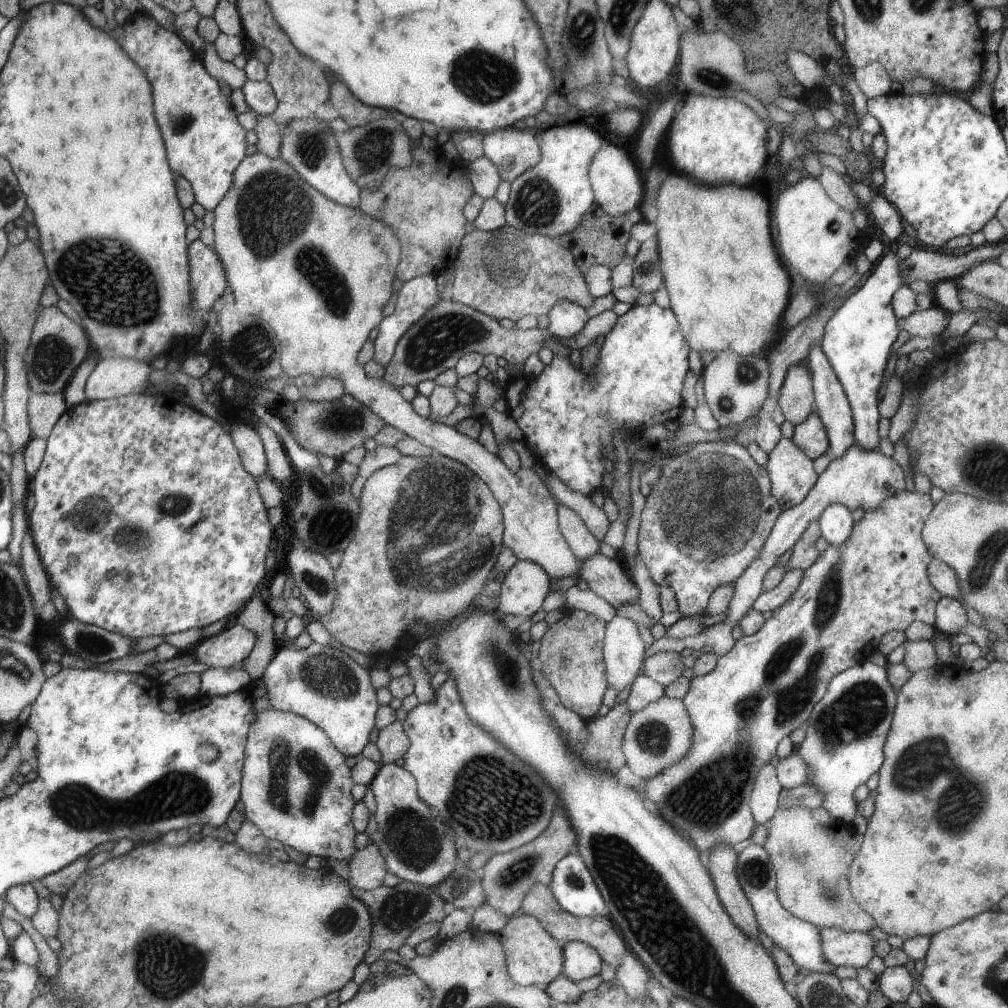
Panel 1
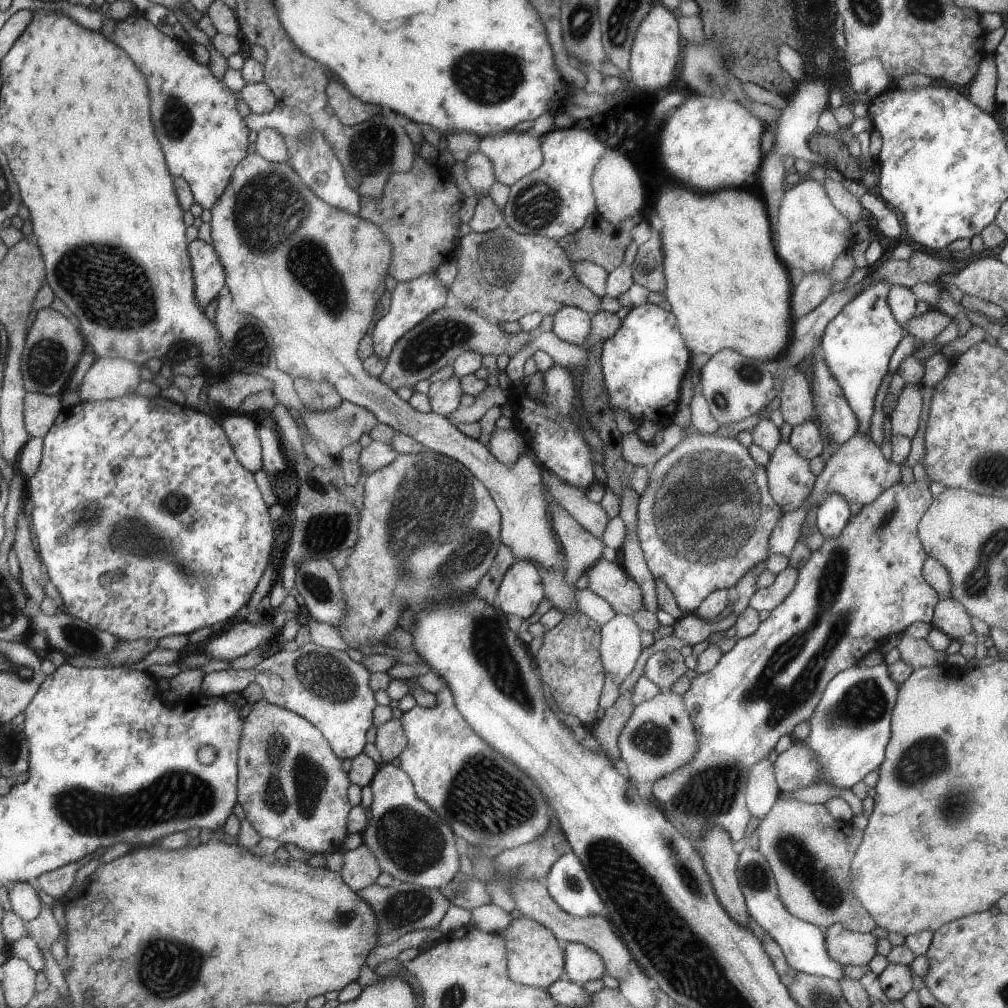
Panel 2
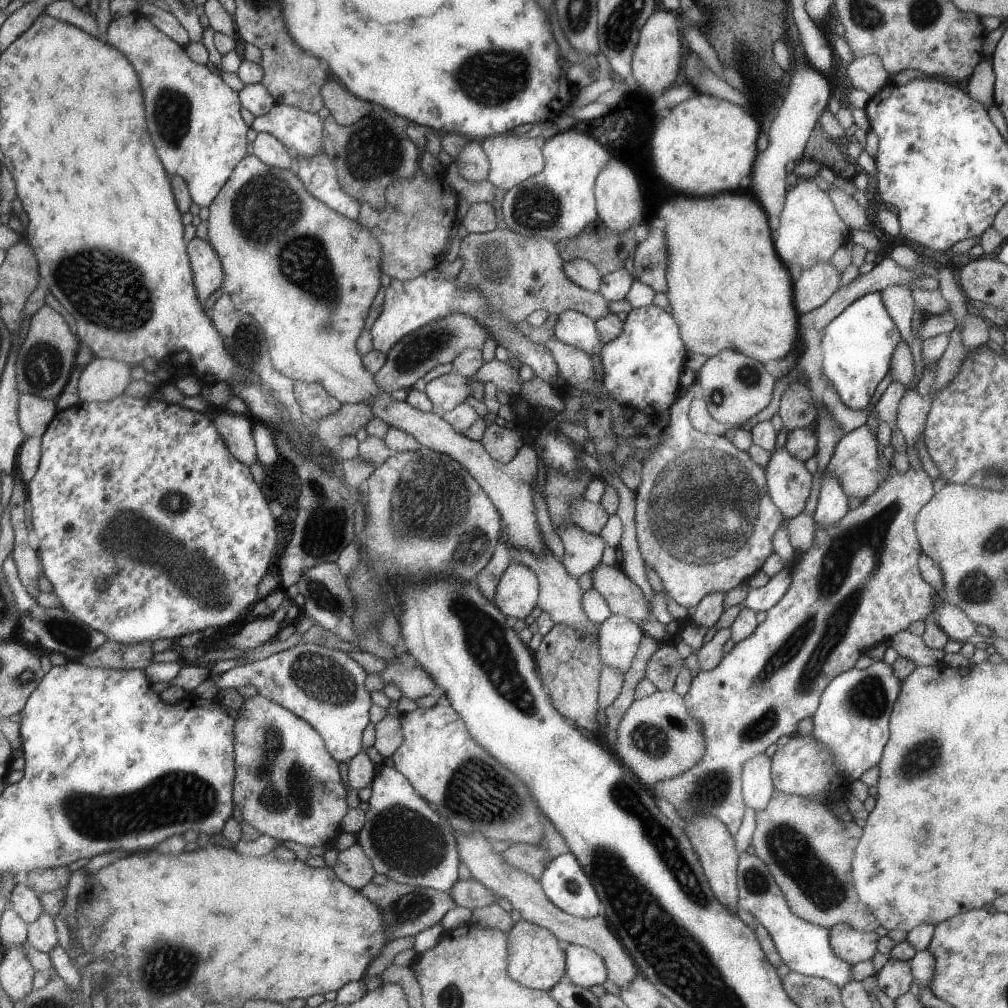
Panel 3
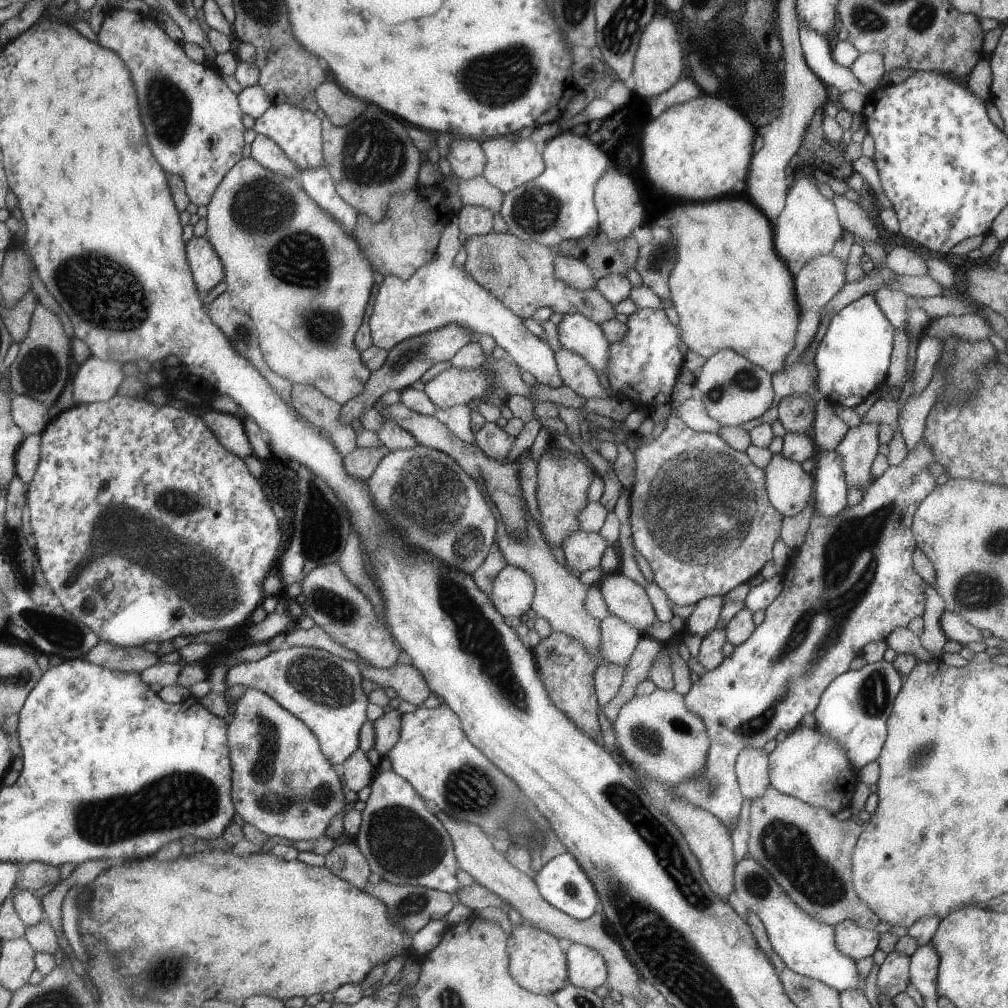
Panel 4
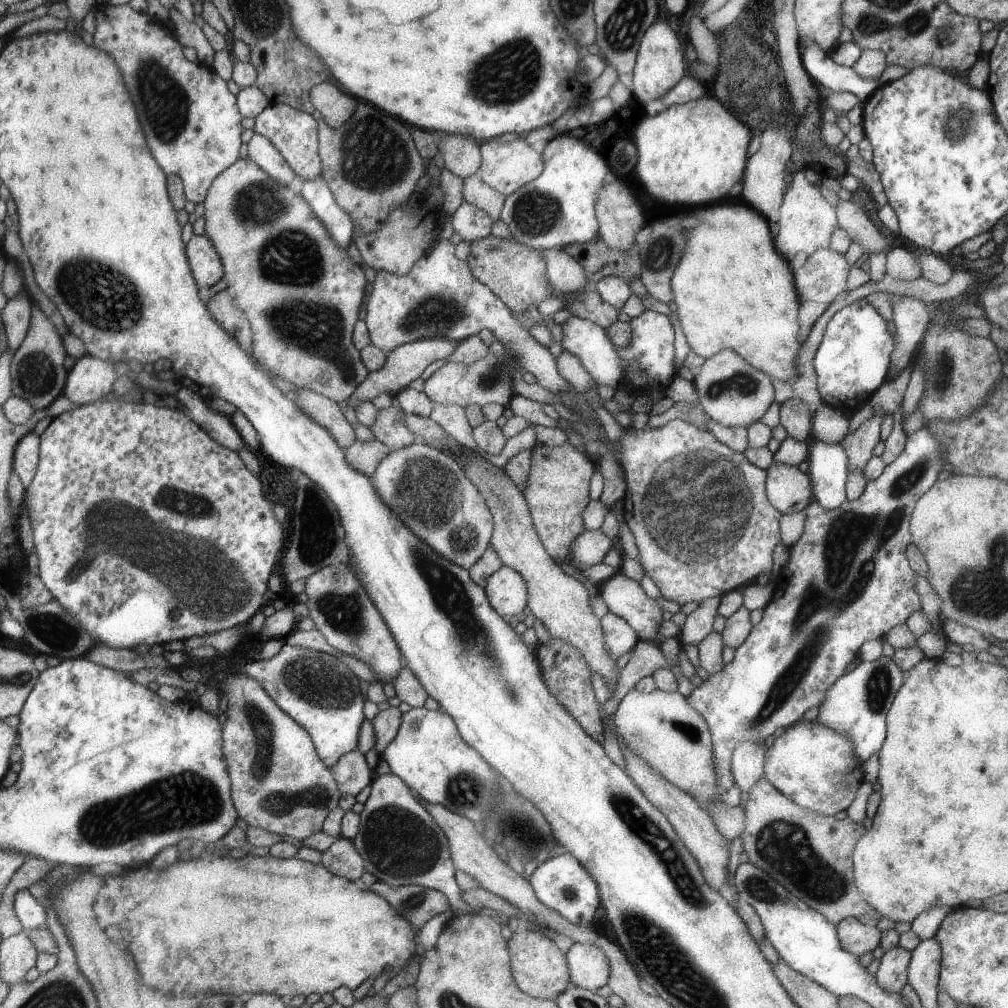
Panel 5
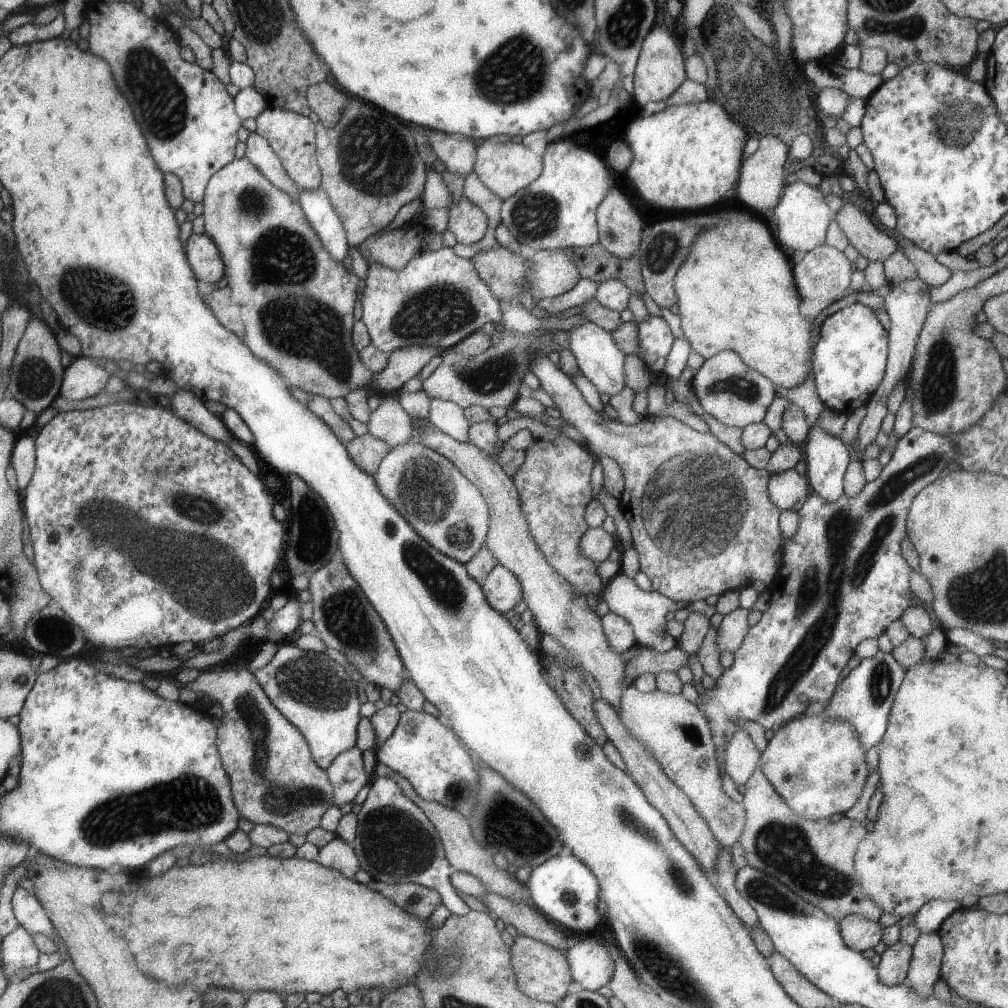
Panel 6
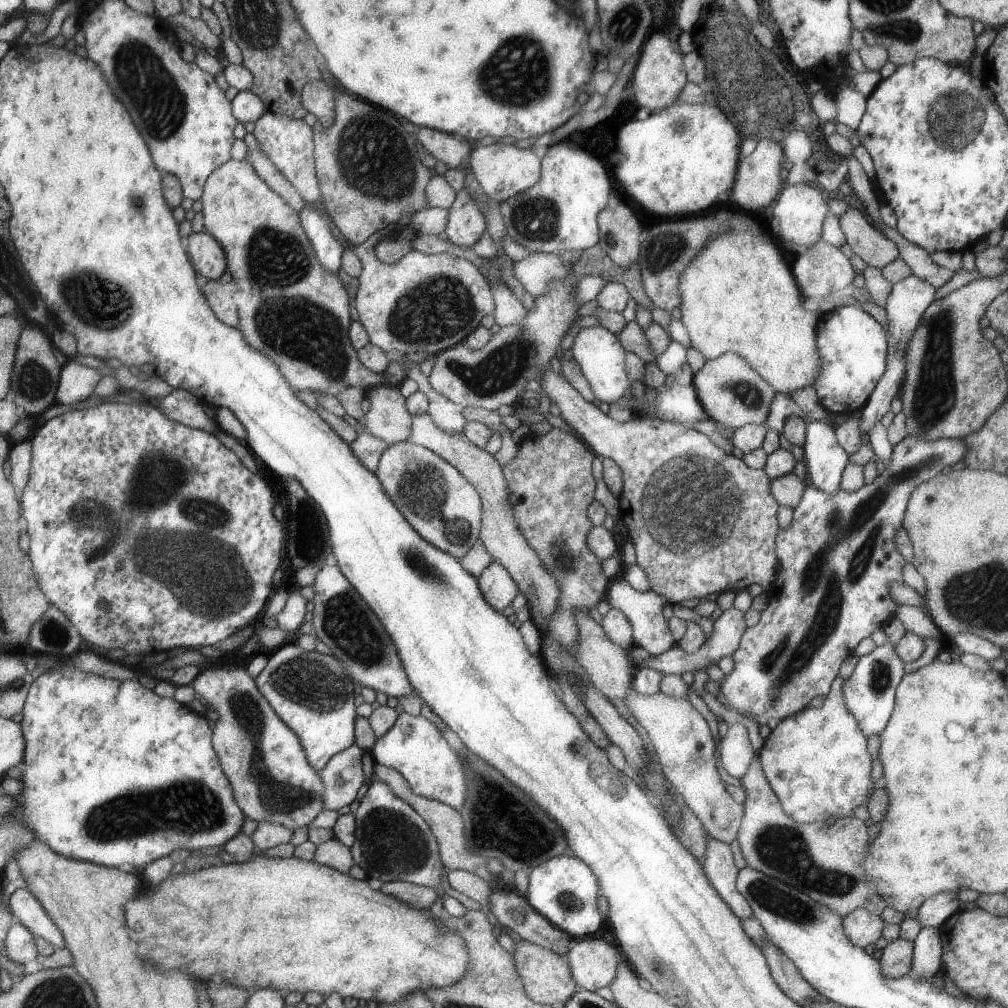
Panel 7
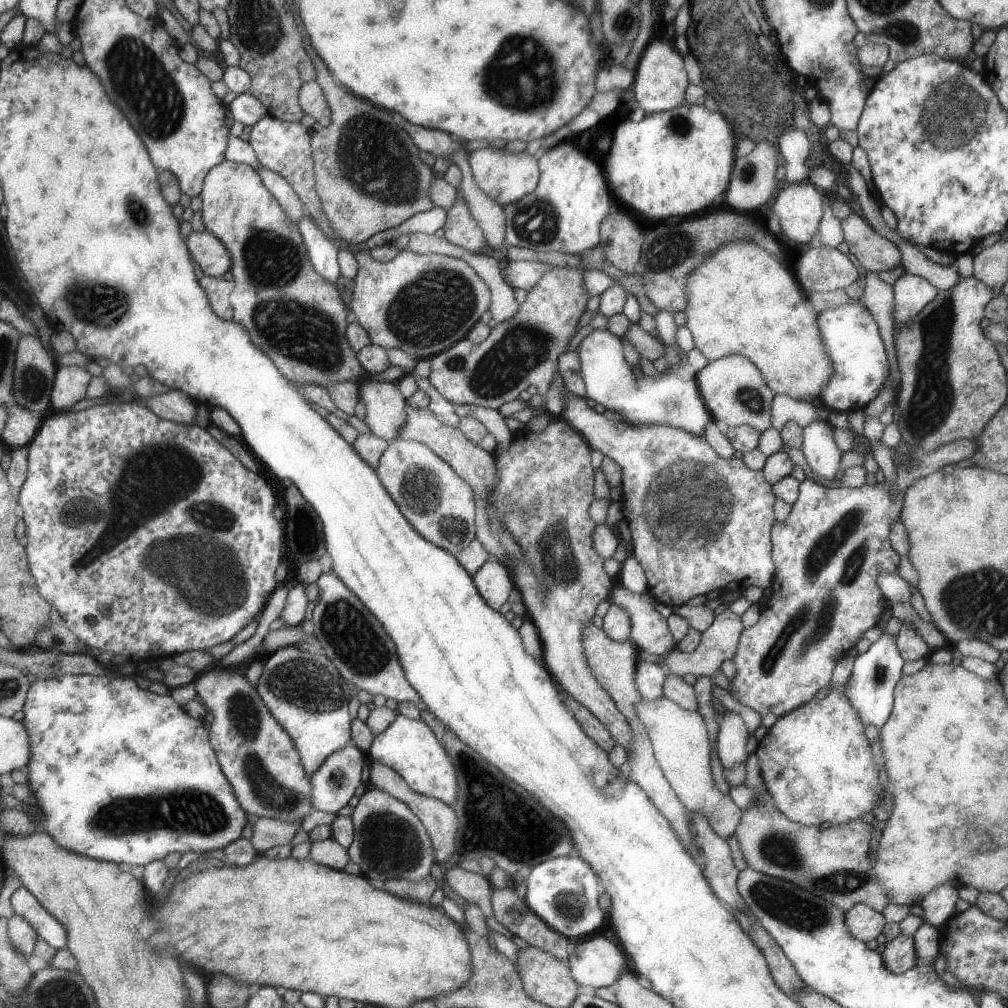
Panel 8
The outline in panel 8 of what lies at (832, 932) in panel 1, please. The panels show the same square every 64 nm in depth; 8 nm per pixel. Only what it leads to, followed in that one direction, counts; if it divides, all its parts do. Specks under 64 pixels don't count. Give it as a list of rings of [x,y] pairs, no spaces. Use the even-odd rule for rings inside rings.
[[[864,903],[855,904],[847,910],[846,921],[852,936],[865,943],[869,940],[876,940],[883,932],[886,923],[882,913],[877,913]]]

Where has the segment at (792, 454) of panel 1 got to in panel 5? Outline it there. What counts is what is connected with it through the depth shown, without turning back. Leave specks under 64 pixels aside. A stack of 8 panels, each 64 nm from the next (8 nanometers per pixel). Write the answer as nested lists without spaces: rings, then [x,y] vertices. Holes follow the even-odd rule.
[[[774,461],[768,468],[767,491],[771,503],[785,515],[805,509],[812,501],[811,480],[797,465]]]

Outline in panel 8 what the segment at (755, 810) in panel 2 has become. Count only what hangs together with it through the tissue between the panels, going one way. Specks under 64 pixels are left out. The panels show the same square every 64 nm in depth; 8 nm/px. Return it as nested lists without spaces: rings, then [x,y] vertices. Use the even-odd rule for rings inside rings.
[[[738,713],[719,716],[719,731],[717,732],[718,758],[724,769],[731,771],[740,765],[745,766],[750,756],[747,740],[750,732],[744,719]]]

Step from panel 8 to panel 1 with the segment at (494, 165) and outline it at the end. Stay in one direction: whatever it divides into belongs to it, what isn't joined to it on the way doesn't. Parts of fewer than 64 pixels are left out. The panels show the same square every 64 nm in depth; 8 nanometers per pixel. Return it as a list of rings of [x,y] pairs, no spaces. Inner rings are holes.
[[[516,126],[484,134],[482,144],[483,156],[498,167],[501,180],[512,182],[540,160],[536,138]]]

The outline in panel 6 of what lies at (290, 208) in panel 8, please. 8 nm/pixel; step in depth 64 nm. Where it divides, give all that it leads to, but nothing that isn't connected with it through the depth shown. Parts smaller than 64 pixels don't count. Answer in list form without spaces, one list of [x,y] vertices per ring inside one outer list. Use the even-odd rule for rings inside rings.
[[[256,131],[251,132],[245,142],[247,144],[245,156],[255,164],[272,184],[287,192],[293,200],[298,200],[300,188],[286,172],[280,157],[272,150],[270,143]]]

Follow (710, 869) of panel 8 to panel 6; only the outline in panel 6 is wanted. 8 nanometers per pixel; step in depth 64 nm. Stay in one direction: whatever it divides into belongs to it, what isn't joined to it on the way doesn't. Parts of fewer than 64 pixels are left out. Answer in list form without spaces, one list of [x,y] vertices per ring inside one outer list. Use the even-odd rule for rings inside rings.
[[[721,846],[713,876],[717,880],[717,886],[725,892],[725,899],[734,909],[736,916],[739,916],[748,928],[754,928],[760,925],[759,916],[750,903],[738,892],[735,885],[736,868],[732,864],[730,849]]]

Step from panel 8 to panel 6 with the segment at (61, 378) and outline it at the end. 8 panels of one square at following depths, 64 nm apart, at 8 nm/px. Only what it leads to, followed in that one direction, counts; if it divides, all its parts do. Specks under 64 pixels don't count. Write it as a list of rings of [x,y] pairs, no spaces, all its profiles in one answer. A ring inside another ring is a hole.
[[[77,357],[67,369],[61,396],[68,400],[86,400],[104,392],[112,374],[92,357]]]

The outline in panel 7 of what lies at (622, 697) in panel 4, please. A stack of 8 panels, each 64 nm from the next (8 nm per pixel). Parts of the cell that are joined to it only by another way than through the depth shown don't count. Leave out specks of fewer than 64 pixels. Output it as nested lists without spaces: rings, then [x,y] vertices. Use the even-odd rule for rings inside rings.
[[[732,607],[730,610],[724,611],[718,620],[713,622],[712,634],[703,642],[703,645],[692,654],[680,653],[676,648],[675,650],[668,649],[659,655],[651,655],[650,658],[646,658],[636,668],[649,668],[664,675],[674,673],[681,675],[683,672],[694,672],[700,669],[707,669],[707,666],[712,663],[717,663],[722,657],[732,657],[738,645],[740,644],[742,635],[747,629],[744,622],[744,614],[736,607]]]

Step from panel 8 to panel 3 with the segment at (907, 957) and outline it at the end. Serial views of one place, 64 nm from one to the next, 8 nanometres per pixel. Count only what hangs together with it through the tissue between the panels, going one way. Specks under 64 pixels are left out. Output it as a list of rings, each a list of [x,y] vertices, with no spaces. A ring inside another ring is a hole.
[[[888,959],[885,966],[876,973],[878,988],[885,992],[892,1000],[906,994],[912,986],[912,973],[910,972],[909,961]]]

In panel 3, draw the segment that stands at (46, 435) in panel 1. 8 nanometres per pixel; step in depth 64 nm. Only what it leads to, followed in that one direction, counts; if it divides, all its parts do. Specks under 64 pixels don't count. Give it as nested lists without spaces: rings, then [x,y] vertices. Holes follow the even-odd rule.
[[[23,394],[20,403],[20,420],[29,437],[43,438],[54,422],[58,409],[57,399],[47,399],[37,394]]]

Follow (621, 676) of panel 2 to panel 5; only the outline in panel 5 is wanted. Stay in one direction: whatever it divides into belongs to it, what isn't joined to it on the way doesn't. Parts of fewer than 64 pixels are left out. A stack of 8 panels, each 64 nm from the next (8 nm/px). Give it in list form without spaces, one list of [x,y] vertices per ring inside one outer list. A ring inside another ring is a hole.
[[[606,613],[602,617],[607,651],[618,660],[626,652],[630,652],[639,641],[638,633],[628,624],[624,617],[614,613]]]

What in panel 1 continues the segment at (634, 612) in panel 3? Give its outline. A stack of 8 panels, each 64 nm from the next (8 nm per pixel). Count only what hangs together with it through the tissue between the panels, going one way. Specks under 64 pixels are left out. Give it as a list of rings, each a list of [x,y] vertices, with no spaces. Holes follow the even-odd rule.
[[[255,153],[247,156],[242,163],[239,164],[238,170],[234,172],[234,186],[230,188],[222,202],[214,210],[215,221],[212,225],[215,241],[213,247],[216,249],[220,260],[223,263],[223,267],[227,269],[228,284],[231,286],[231,292],[234,296],[234,308],[236,312],[242,315],[254,314],[258,318],[264,319],[270,323],[270,326],[274,329],[277,334],[279,341],[281,342],[281,365],[283,368],[283,374],[290,377],[297,377],[303,374],[310,374],[315,376],[317,379],[322,377],[334,377],[343,380],[344,392],[346,395],[355,396],[356,400],[360,400],[362,404],[367,404],[368,408],[371,408],[378,416],[383,417],[386,425],[392,425],[398,430],[405,432],[408,437],[415,438],[418,442],[423,445],[430,447],[435,453],[438,453],[444,457],[450,457],[451,459],[460,461],[462,464],[467,465],[468,468],[472,469],[483,481],[485,481],[494,493],[496,500],[503,507],[504,513],[504,544],[512,552],[523,561],[532,561],[539,564],[552,579],[561,579],[564,577],[576,577],[578,580],[582,579],[589,584],[589,588],[594,591],[598,596],[601,596],[609,602],[616,610],[618,607],[622,607],[626,603],[636,603],[639,597],[639,588],[633,581],[633,578],[628,573],[628,570],[623,563],[617,562],[613,558],[606,557],[601,553],[592,556],[590,559],[585,561],[578,560],[576,555],[572,552],[570,545],[567,540],[563,537],[562,530],[559,528],[559,515],[558,515],[558,503],[555,501],[552,493],[544,485],[544,482],[538,478],[538,474],[531,469],[520,467],[518,472],[512,471],[512,469],[504,464],[504,461],[496,455],[490,453],[484,446],[482,446],[475,439],[471,439],[467,435],[461,434],[456,427],[447,426],[428,417],[424,418],[415,411],[414,405],[408,402],[398,388],[394,387],[390,382],[380,384],[380,381],[374,380],[372,377],[367,376],[366,369],[356,362],[356,356],[359,356],[359,352],[362,350],[364,343],[367,342],[368,336],[370,336],[370,330],[376,328],[378,324],[382,323],[384,314],[384,306],[388,302],[388,298],[392,296],[392,282],[394,282],[394,272],[397,272],[399,268],[400,259],[402,259],[402,244],[399,237],[396,236],[395,229],[389,227],[382,222],[378,222],[375,217],[365,213],[359,206],[349,207],[346,205],[340,206],[336,204],[331,198],[328,198],[324,193],[317,191],[312,188],[311,184],[307,181],[304,182],[303,177],[296,172],[296,169],[283,161],[280,157],[273,159],[272,157],[266,156],[264,153]]]

